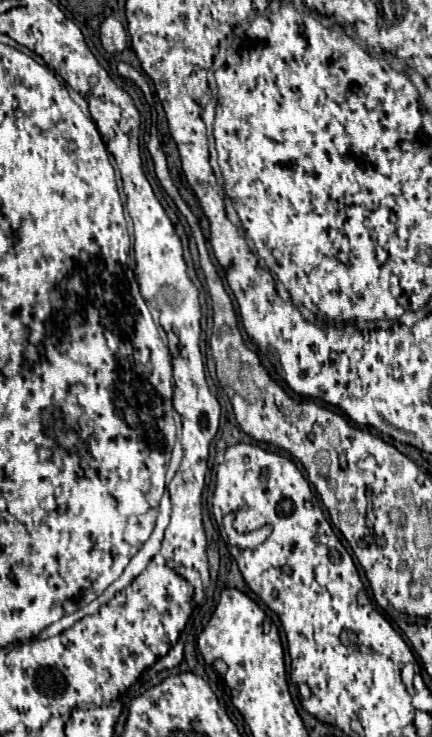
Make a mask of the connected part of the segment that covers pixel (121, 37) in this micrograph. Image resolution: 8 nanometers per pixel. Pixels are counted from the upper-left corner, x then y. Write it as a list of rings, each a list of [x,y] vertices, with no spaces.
[[[106,18],[100,24],[100,42],[106,52],[122,52],[126,48],[126,30],[116,18]]]

